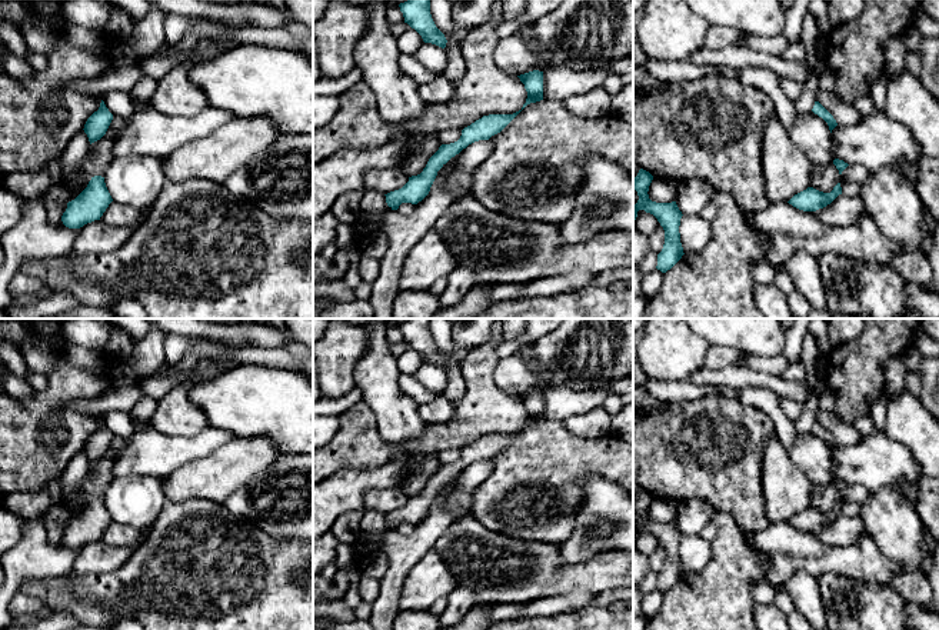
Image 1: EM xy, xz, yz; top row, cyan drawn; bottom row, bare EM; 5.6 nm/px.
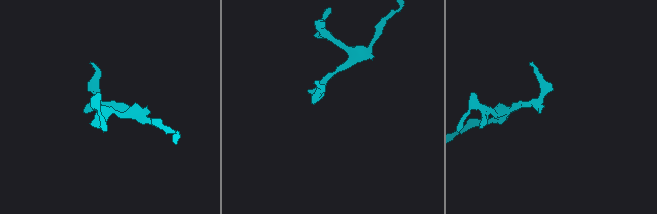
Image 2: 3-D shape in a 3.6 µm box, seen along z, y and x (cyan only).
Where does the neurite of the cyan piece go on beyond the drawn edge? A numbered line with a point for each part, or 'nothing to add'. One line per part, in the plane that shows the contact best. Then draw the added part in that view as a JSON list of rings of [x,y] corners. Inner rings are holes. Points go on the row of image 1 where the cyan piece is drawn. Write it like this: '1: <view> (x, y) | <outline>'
1: xz (366, 223) | [[[387,206],[386,211],[387,210],[392,210],[392,207]],[[360,213],[359,217],[352,223],[354,234],[357,237],[363,237],[380,230],[384,213]]]

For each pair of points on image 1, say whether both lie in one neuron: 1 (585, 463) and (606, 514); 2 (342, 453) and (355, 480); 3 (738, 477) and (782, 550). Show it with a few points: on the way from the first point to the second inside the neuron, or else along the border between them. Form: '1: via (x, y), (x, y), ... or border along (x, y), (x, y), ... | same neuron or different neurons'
1: border along (618, 483), (590, 474), (580, 506) | different neurons
2: border along (382, 463), (363, 469), (340, 469), (328, 477) | different neurons
3: border along (771, 523), (759, 530), (745, 532) | different neurons

